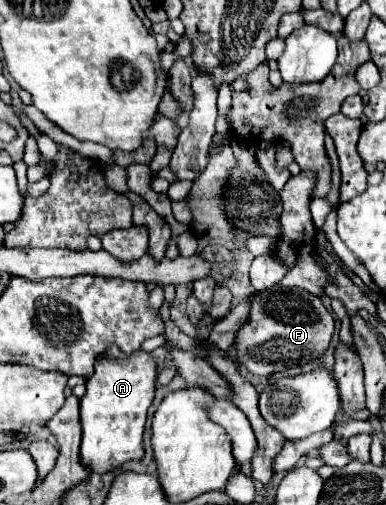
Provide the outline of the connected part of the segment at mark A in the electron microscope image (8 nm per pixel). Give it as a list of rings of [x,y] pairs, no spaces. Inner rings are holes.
[[[111,348],[97,358],[95,374],[87,380],[87,392],[81,398],[81,464],[91,472],[111,472],[129,460],[143,458],[143,430],[147,410],[155,398],[157,368],[153,356],[137,350],[125,356],[121,350]]]

